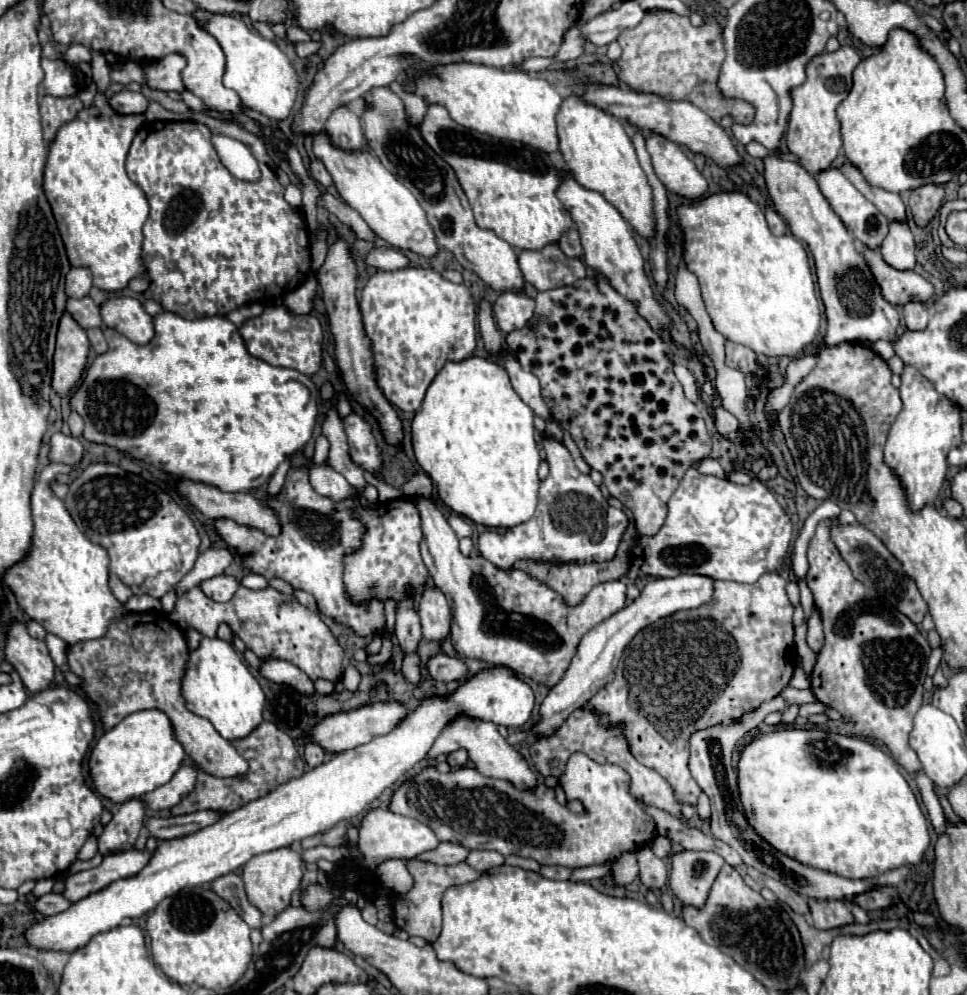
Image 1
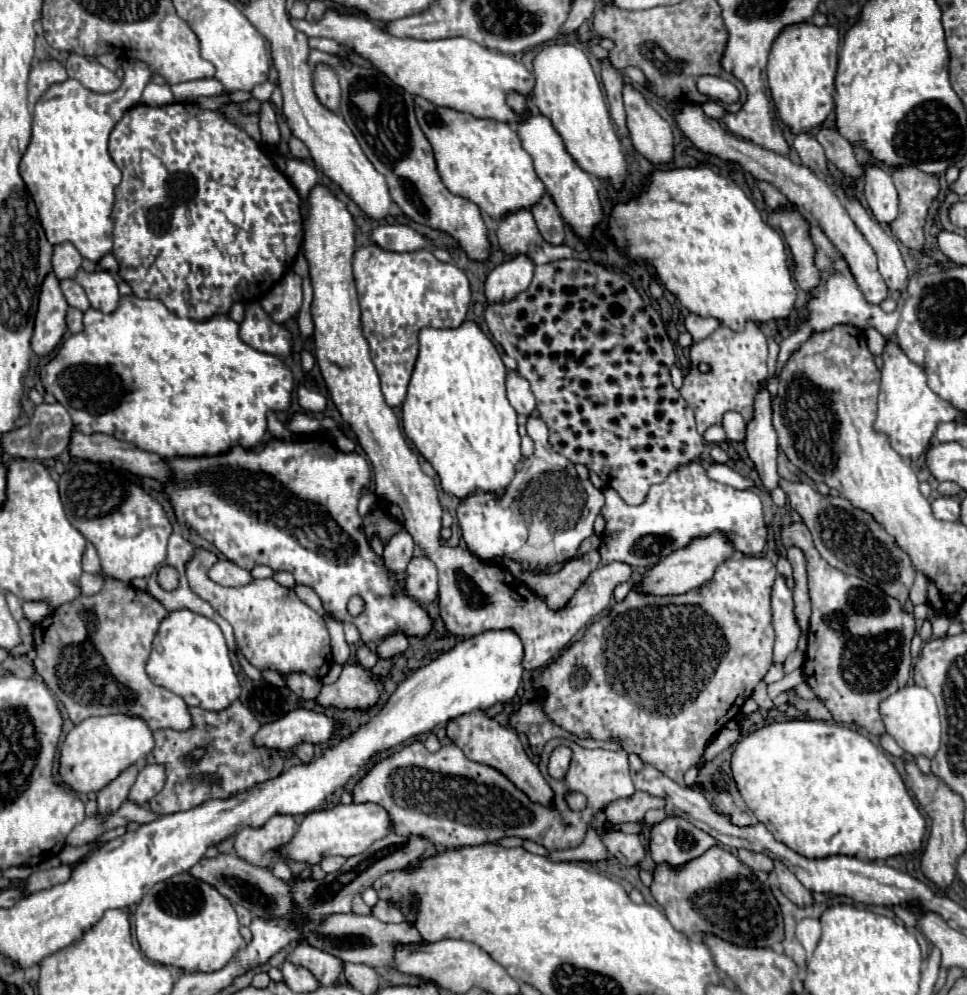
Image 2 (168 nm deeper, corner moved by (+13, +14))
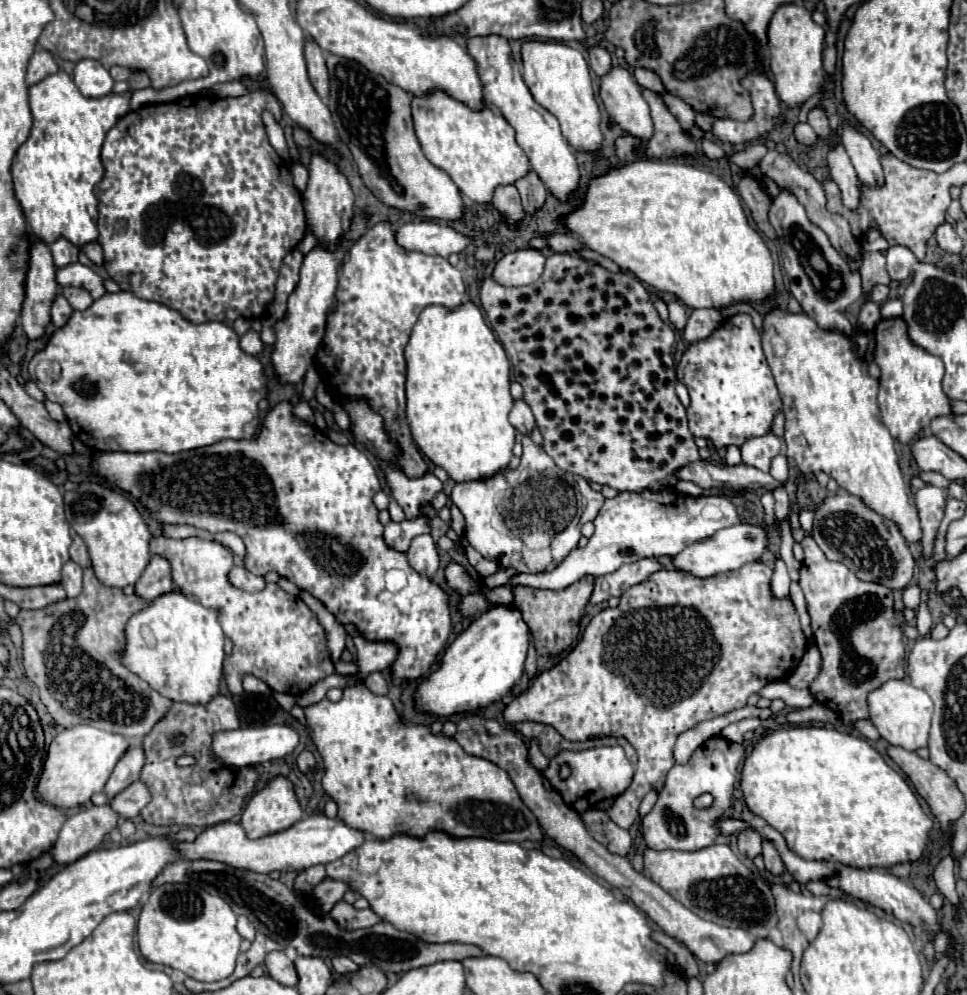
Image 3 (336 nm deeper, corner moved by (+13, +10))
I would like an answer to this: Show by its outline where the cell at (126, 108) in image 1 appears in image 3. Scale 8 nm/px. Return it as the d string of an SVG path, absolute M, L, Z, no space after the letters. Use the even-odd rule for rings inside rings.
M80 60L74 66L74 84L82 92L82 96L98 98L112 92L114 80L110 72L96 60Z

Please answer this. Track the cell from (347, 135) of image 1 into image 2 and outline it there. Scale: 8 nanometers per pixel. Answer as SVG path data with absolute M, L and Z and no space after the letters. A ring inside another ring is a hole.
M316 64L316 68L314 68L314 92L326 108L338 112L338 106L340 106L338 74L328 64Z

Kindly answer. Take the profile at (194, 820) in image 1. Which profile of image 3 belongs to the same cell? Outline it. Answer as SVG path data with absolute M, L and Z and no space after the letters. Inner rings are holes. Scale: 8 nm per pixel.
M108 804L72 814L62 826L56 846L50 850L52 858L58 864L68 864L96 850L104 842L106 834L118 826L118 818L120 816Z

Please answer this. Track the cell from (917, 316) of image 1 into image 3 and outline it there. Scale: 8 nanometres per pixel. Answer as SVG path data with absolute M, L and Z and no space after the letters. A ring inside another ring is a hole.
M836 144L834 148L830 148L828 168L830 168L830 178L840 186L842 204L848 210L858 210L858 206L860 206L860 180L854 172L854 166L852 166L844 146Z

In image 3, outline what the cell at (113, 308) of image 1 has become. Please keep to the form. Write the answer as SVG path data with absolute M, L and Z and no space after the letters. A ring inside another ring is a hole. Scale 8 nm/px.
M80 262L72 264L72 266L66 266L66 268L60 268L56 272L56 282L60 286L78 286L78 288L86 288L94 300L102 298L106 294L106 288L104 288L104 278L98 276L92 268L88 266L82 266Z

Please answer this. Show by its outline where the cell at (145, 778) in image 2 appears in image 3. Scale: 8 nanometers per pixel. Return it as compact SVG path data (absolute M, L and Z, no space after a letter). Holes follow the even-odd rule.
M136 780L132 786L128 786L128 790L120 792L116 798L112 798L110 806L122 816L122 818L136 818L142 808L152 800L152 794L148 790L148 786L142 780Z

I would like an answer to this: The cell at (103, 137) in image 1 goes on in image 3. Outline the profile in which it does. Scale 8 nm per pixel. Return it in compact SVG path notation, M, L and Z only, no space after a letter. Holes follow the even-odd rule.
M64 70L44 78L42 82L30 88L30 110L34 126L28 140L18 148L14 156L12 178L14 190L24 208L24 216L28 218L32 232L44 244L52 244L58 238L66 238L74 246L82 248L84 244L98 240L98 198L94 186L104 178L100 150L106 132L130 110L130 98L132 90L126 90L124 94L106 94L104 98L84 98L78 92L72 77Z

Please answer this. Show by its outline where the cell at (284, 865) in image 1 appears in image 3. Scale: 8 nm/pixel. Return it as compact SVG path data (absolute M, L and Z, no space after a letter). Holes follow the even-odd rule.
M278 776L266 788L258 790L242 812L242 828L250 840L288 830L304 812L294 796L292 784Z

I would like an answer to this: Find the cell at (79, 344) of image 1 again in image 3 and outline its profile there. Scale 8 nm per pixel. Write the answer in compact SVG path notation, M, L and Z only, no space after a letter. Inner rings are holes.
M32 236L32 242L36 242L36 246L32 246L32 262L28 270L26 300L20 324L30 340L38 340L52 324L50 308L58 296L58 282L48 246L36 236Z

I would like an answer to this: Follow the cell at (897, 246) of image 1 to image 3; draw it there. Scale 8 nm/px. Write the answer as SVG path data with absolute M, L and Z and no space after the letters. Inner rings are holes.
M844 124L842 146L846 148L846 152L852 160L852 166L864 186L874 188L874 186L884 184L880 154L874 150L874 146L870 144L870 140L864 134L854 130L850 124Z

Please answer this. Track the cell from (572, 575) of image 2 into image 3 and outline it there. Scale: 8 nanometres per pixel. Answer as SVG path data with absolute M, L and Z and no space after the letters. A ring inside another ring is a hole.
M584 576L582 580L570 584L564 590L540 590L540 588L530 588L530 586L512 586L514 592L514 606L522 612L524 622L534 634L536 642L536 652L538 654L550 654L556 656L562 650L566 650L572 640L578 636L578 622L584 606L588 604L588 598L592 594L594 578Z

